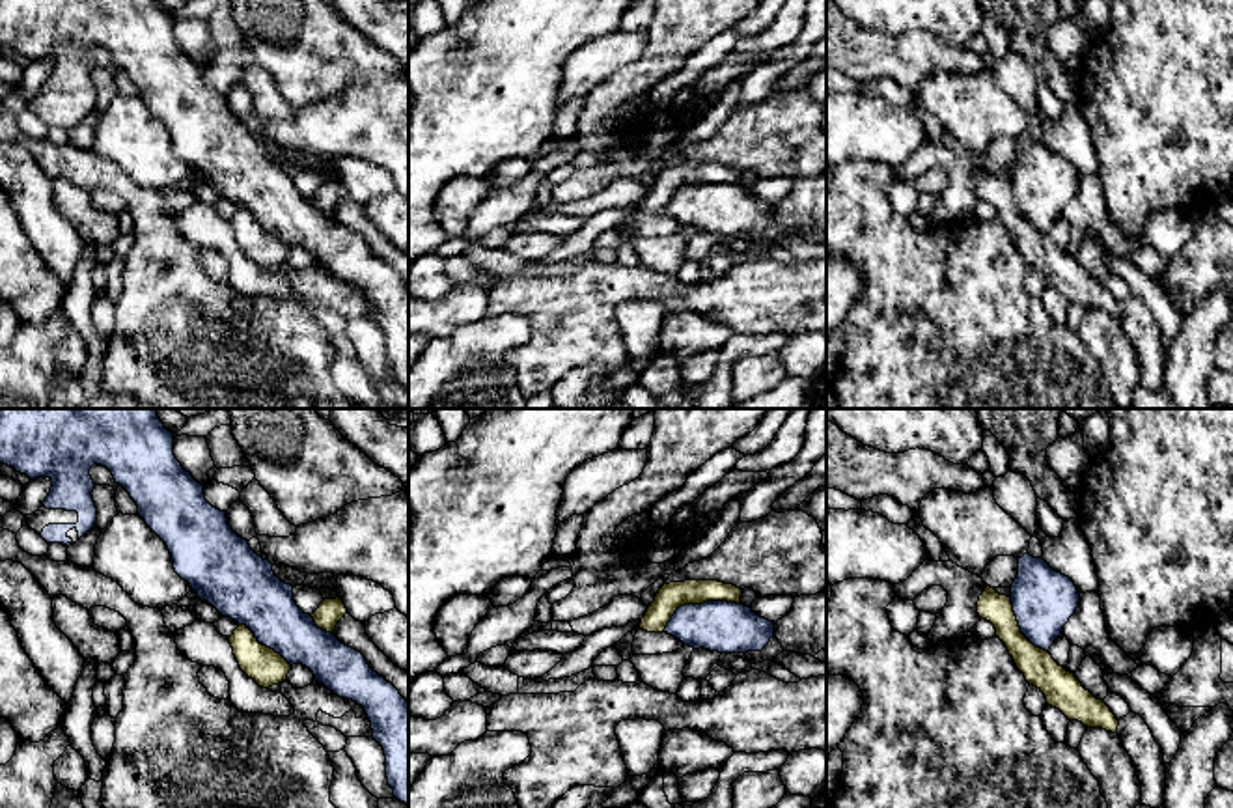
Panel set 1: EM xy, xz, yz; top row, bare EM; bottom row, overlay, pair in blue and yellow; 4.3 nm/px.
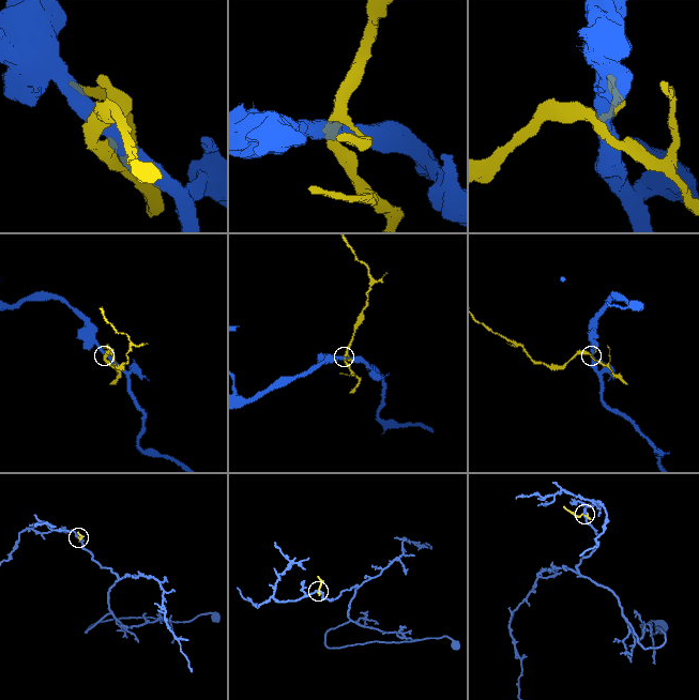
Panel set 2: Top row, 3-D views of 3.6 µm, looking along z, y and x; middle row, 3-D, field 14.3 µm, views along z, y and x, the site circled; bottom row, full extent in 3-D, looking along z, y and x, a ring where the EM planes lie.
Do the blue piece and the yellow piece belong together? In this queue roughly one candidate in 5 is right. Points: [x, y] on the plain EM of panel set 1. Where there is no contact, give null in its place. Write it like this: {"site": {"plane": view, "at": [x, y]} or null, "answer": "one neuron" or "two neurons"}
{"site": {"plane": "xz", "at": [698, 187]}, "answer": "two neurons"}

